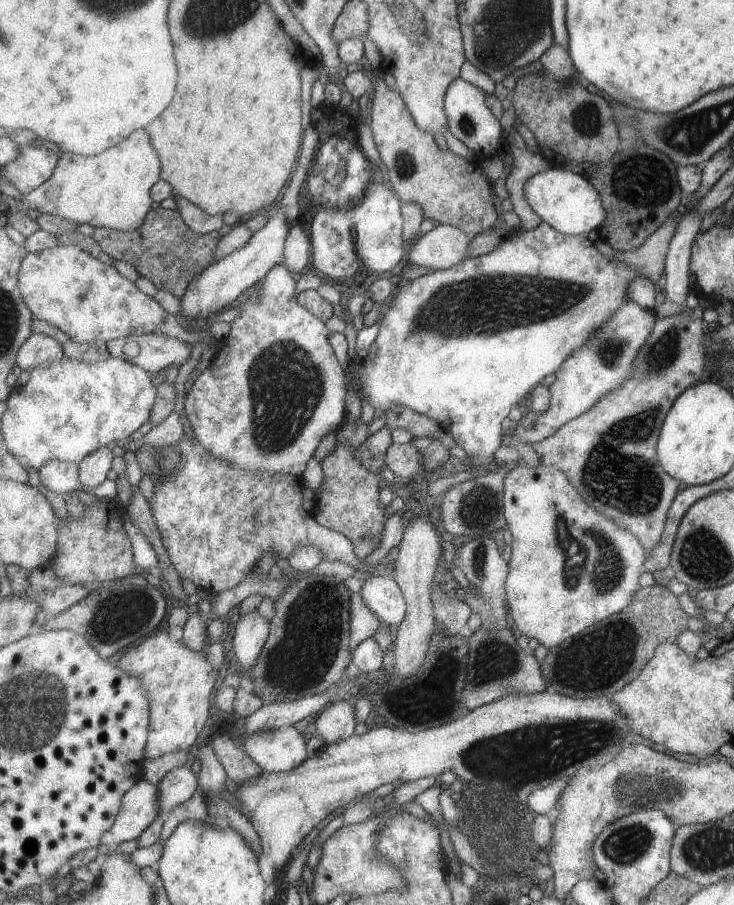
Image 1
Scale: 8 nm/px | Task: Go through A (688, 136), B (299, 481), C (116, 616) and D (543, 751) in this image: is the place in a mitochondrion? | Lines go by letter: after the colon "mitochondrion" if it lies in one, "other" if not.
A: mitochondrion
B: other
C: mitochondrion
D: mitochondrion

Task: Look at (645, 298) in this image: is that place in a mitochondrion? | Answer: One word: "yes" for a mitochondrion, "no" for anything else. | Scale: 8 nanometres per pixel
no

